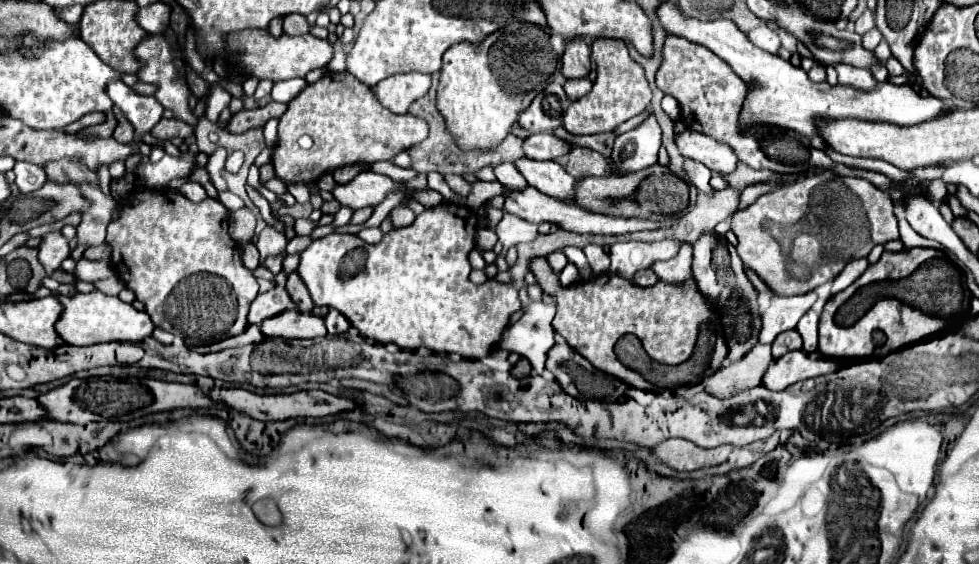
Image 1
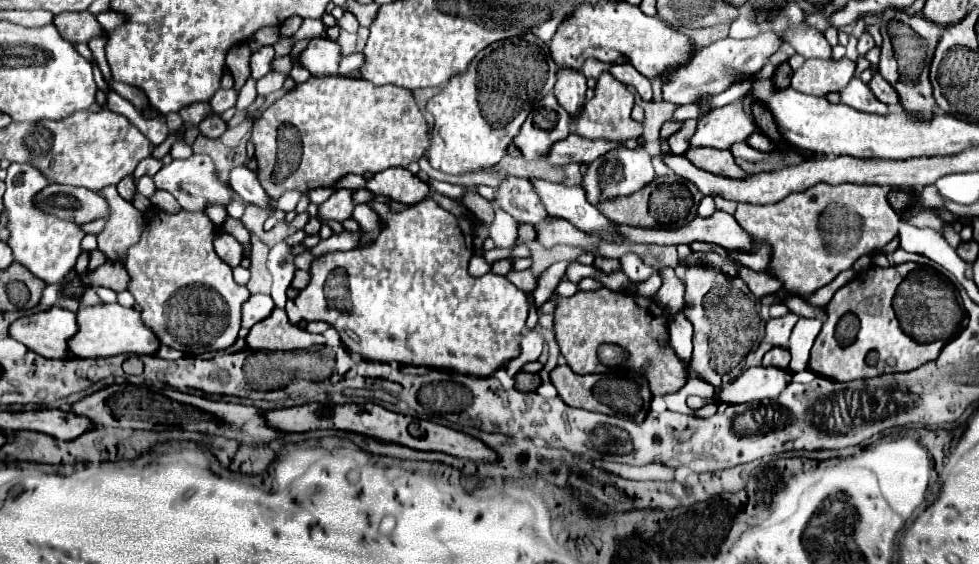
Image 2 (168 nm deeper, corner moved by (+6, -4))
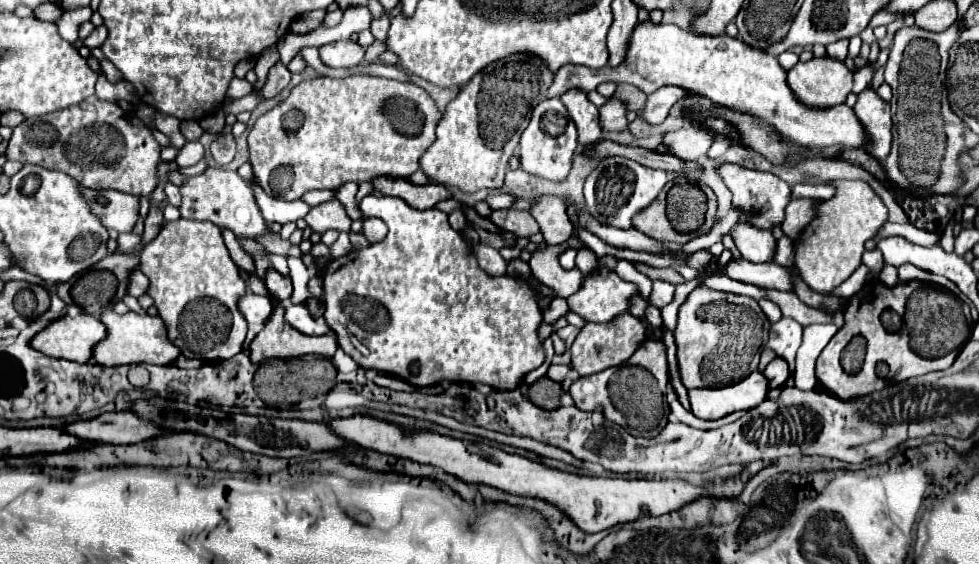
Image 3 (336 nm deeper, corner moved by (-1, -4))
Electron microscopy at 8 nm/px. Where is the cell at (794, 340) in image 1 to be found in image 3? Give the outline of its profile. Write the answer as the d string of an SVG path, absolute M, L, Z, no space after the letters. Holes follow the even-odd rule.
M774 357L768 367L764 369L766 373L766 379L770 381L770 387L780 387L786 383L786 379L790 377L790 369L788 369L788 363L782 359L782 357Z

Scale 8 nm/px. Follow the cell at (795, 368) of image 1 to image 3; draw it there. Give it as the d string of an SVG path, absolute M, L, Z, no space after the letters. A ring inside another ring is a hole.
M754 371L746 379L718 389L690 389L692 413L700 419L718 419L734 411L758 407L768 397L768 379Z

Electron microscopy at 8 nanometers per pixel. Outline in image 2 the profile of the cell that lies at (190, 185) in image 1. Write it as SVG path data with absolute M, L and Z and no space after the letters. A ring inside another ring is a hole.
M191 155L189 159L171 161L155 175L155 183L157 183L157 189L167 189L181 203L185 211L205 211L209 205L227 207L235 199L233 189L219 179L219 173L209 155Z

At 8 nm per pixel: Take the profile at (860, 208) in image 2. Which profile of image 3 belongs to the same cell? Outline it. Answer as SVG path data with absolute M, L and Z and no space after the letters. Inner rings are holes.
M828 181L826 185L834 187L836 195L816 203L814 219L794 241L794 267L818 293L830 293L844 283L862 265L864 243L878 239L878 231L888 223L888 207L866 181Z

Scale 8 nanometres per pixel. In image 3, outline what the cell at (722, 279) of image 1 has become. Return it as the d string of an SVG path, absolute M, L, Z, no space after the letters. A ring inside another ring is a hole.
M698 285L680 307L678 327L674 331L678 367L686 389L726 387L748 377L760 361L764 323L766 317L760 317L754 307L734 303L728 293Z

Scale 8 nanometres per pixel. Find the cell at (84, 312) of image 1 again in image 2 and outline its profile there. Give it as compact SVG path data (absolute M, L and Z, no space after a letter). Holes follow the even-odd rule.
M113 305L85 307L77 313L79 331L69 339L69 351L81 359L99 359L113 355L155 355L159 349L159 339L141 319L141 313L135 309Z

